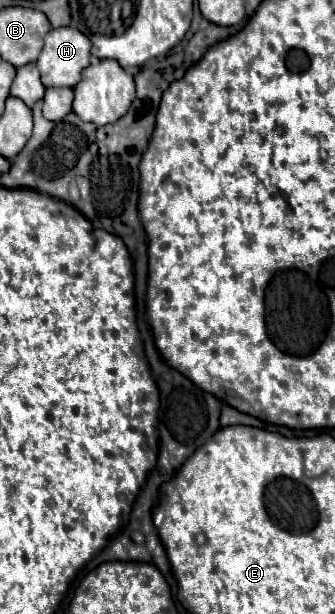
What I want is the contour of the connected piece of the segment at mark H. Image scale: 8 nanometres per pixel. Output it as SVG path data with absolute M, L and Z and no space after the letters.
M72 26L52 28L44 38L44 48L36 64L42 74L42 84L46 84L46 88L56 86L72 88L80 80L80 72L90 64L90 40L82 32L78 32L78 28Z

